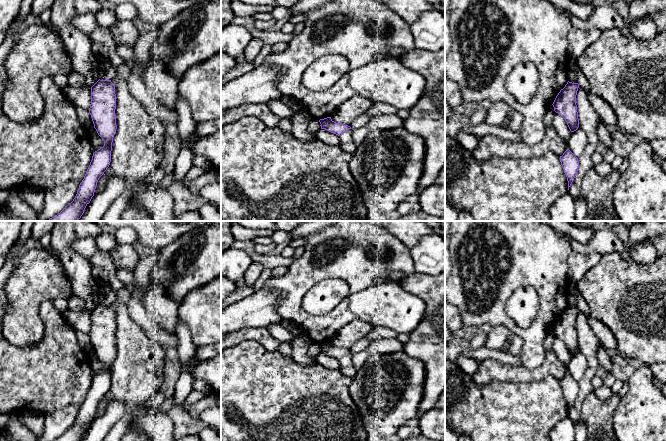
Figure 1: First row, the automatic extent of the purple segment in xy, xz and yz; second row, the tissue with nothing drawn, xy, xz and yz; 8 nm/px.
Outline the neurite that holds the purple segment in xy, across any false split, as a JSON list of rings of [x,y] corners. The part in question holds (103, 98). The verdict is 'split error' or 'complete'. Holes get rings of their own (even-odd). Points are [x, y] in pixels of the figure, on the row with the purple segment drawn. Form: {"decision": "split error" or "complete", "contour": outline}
{"decision": "complete", "contour": [[[98,80],[91,87],[91,105],[89,113],[91,115],[94,128],[103,139],[104,146],[93,153],[92,160],[86,171],[84,179],[79,185],[79,189],[73,201],[69,203],[60,213],[47,221],[78,221],[84,213],[86,206],[90,203],[97,186],[99,178],[104,174],[111,162],[112,142],[116,133],[116,94],[115,86],[111,80]]]}

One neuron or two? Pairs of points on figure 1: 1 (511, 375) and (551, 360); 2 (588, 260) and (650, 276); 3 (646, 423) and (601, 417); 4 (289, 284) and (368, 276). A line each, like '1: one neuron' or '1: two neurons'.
1: one neuron
2: two neurons
3: two neurons
4: one neuron

